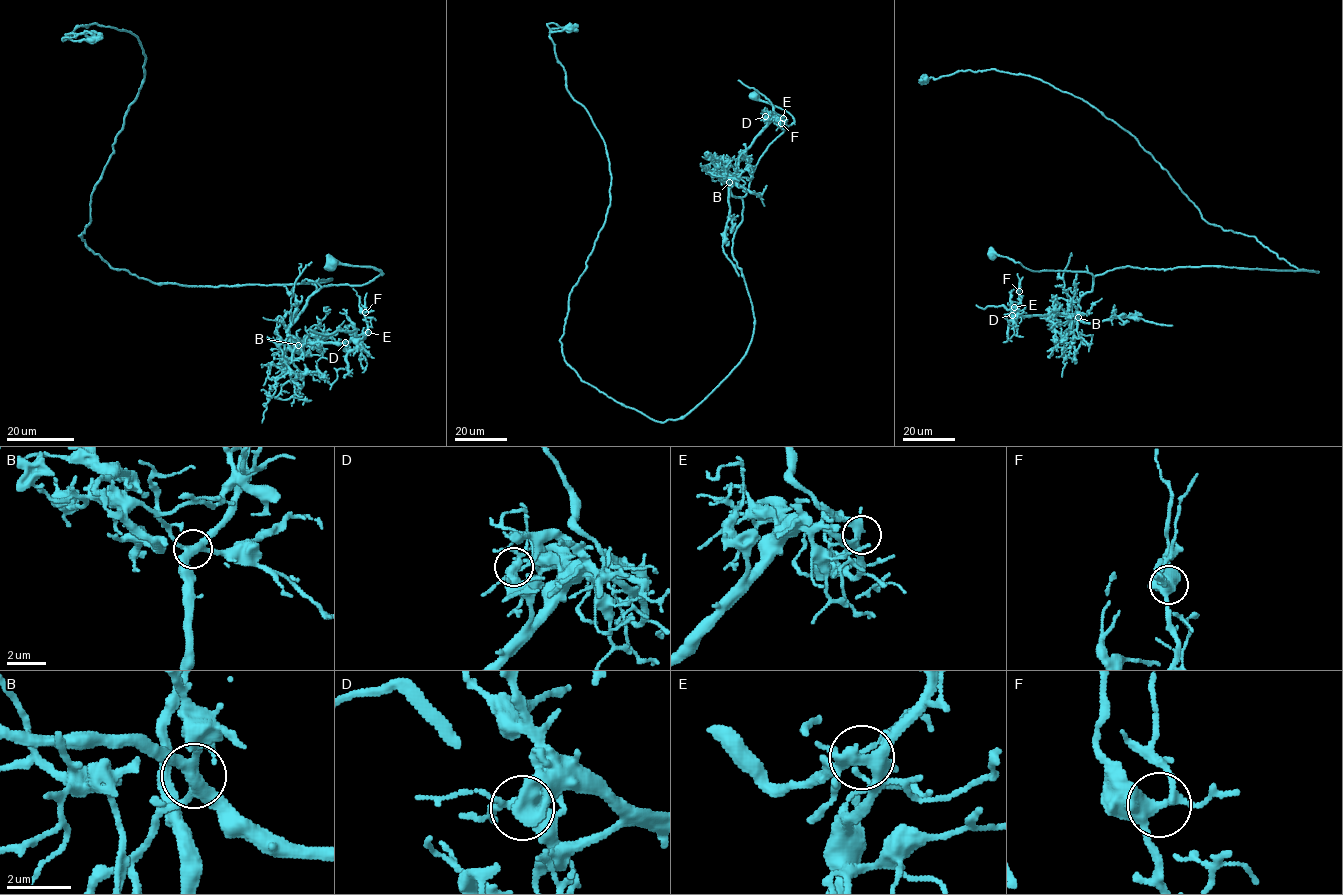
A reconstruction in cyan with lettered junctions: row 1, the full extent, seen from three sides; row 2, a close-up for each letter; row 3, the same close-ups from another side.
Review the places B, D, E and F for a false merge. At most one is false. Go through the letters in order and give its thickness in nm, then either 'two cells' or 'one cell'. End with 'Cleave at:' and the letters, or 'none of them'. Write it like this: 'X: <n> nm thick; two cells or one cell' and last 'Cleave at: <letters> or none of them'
B: 360 nm thick; two cells
D: 360 nm thick; one cell
E: 340 nm thick; one cell
F: 360 nm thick; one cell
Cleave at: B

